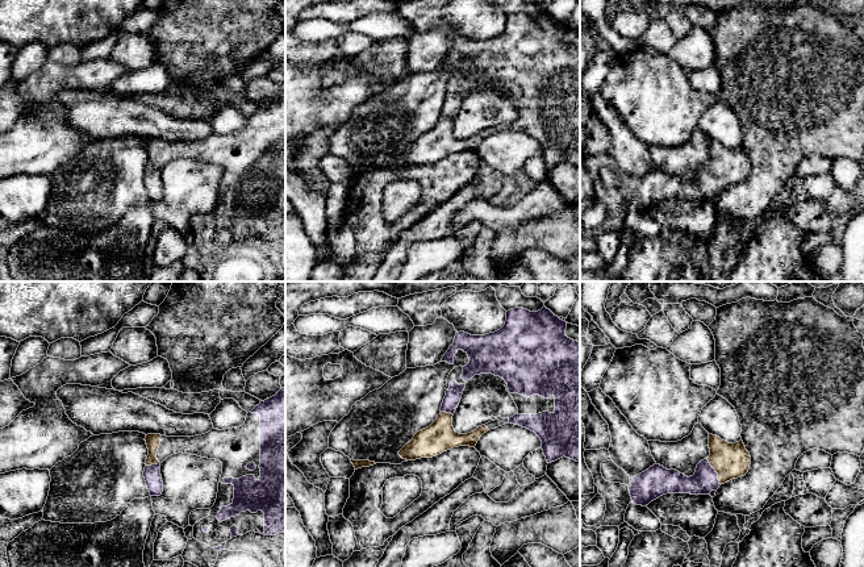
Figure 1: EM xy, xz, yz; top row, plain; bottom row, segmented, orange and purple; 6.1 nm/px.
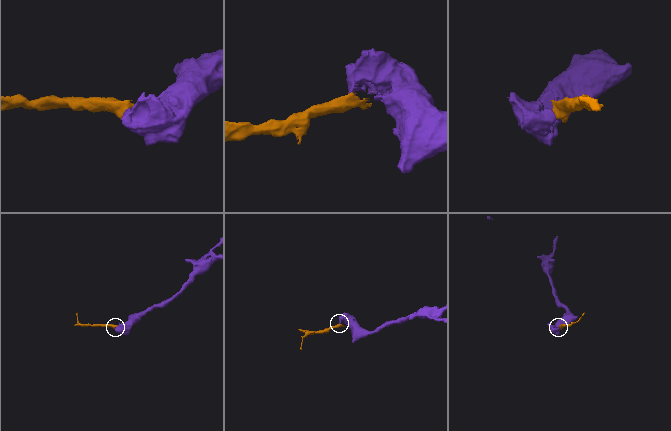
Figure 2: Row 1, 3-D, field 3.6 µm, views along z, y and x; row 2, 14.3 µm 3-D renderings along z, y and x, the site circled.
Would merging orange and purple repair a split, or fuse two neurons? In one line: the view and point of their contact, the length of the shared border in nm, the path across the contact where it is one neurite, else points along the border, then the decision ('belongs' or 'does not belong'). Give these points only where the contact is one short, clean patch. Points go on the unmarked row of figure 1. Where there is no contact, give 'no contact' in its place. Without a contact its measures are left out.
yz (716, 176) | 180 nm | across yz (730, 166), (716, 176), (705, 184) | belongs

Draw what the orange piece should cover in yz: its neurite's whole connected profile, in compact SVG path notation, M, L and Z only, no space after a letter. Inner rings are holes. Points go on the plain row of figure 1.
M709 139L710 160L697 170L693 182L654 170L631 185L629 193L633 208L646 212L667 199L709 200L721 189L744 182L751 170L743 146L729 149Z

